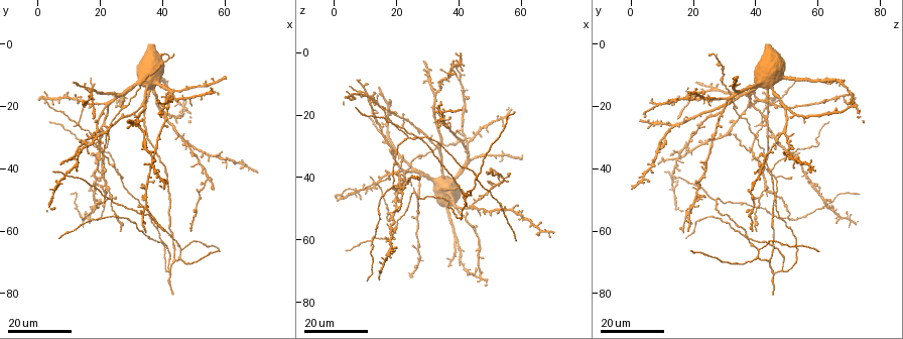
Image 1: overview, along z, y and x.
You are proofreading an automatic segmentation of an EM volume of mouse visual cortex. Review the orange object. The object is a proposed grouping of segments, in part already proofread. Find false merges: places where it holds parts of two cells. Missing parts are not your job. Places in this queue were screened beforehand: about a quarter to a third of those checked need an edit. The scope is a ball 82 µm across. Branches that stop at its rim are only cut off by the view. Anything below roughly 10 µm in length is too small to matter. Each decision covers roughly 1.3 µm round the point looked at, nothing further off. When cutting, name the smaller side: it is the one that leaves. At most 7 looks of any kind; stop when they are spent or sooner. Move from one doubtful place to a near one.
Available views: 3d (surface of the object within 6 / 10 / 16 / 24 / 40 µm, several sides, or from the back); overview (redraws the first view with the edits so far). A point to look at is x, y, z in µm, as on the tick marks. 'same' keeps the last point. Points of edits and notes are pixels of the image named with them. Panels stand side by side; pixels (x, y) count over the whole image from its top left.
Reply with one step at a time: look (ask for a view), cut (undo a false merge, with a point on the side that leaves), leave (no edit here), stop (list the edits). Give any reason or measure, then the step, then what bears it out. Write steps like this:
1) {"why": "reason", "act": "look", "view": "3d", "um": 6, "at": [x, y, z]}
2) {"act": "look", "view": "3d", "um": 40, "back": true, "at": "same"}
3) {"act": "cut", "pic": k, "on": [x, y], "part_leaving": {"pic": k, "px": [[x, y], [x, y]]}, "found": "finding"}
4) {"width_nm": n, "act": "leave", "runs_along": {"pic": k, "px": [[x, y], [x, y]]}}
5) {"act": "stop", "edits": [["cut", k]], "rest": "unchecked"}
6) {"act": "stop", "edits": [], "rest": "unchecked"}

{"act": "look", "view": "3d", "um": 16, "at": [46.0, 66.0, 40.5]}

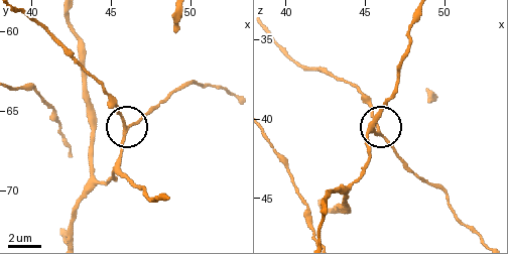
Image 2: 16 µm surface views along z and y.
{"act": "look", "view": "3d", "um": 6, "at": [46.1, 65.9, 41.0]}

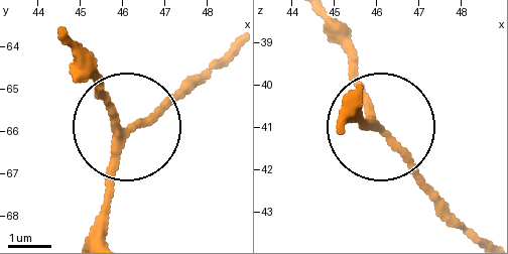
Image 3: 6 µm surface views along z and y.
{"arms": 3, "act": "leave", "found": "one cell here"}

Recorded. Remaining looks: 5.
{"why": "calibre changes", "act": "look", "view": "3d", "um": 16, "at": [53.5, 45.0, 39.0]}

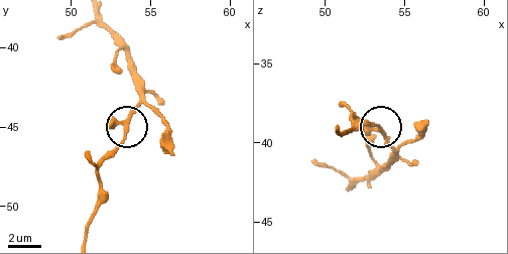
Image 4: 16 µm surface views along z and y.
{"act": "look", "view": "3d", "um": 10, "at": [53.7, 44.4, 39.6]}

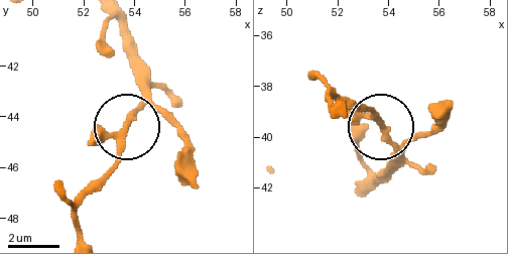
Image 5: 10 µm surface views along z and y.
{"why": "other side", "act": "look", "view": "3d", "um": 10, "back": true, "at": [53.7, 44.4, 39.6]}

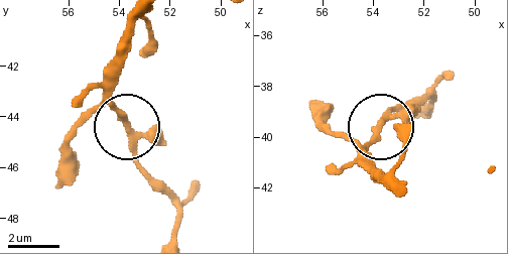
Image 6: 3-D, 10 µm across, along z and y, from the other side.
{"act": "leave", "runs_along": {"pic": 6, "px": [[402, 192], [363, 152], [384, 113], [402, 103]]}, "found": "one cell here"}

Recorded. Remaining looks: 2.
{"why": "four arms meet", "act": "look", "view": "3d", "um": 24, "at": [13.0, 26.0, 42.0]}

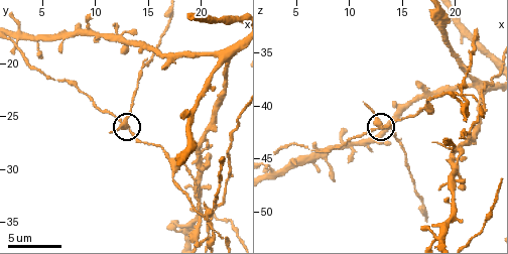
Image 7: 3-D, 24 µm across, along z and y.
{"act": "look", "view": "3d", "um": 6, "at": [12.8, 25.8, 41.6]}

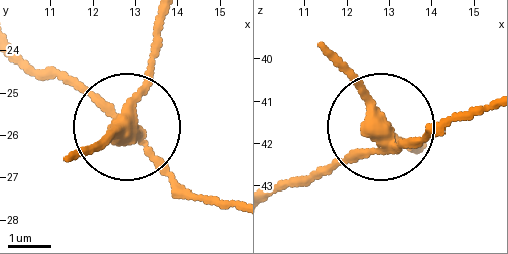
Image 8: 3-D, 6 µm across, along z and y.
{"width_nm": 320, "act": "cut", "pic": 8, "on": [151, 67], "part_leaving": {"pic": 8, "px": [[132, 131], [153, 26]]}, "found": "two cells meet here"}

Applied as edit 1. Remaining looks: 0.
{"act": "stop", "edits": [["cut", 8]], "rest": "unchecked"}

